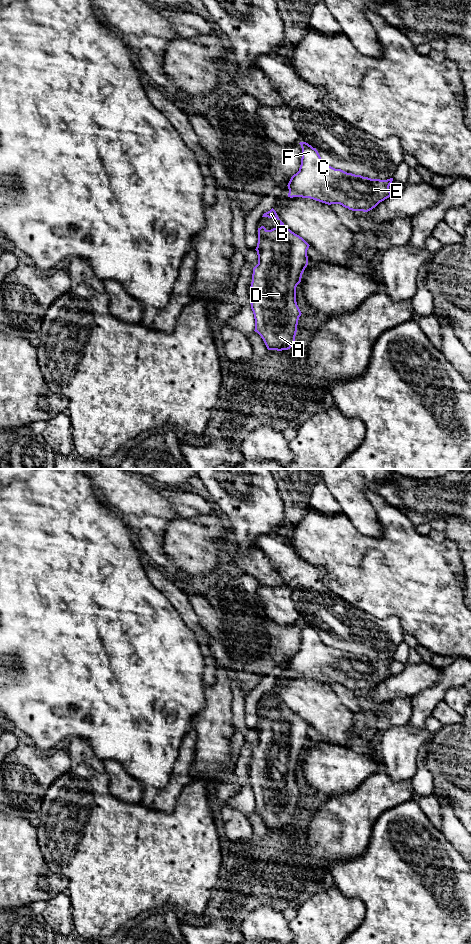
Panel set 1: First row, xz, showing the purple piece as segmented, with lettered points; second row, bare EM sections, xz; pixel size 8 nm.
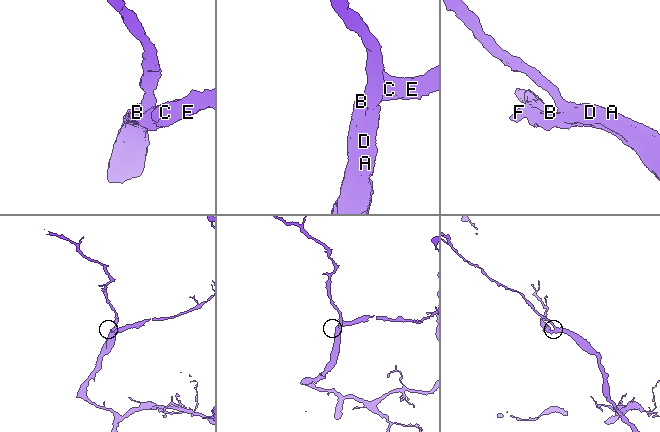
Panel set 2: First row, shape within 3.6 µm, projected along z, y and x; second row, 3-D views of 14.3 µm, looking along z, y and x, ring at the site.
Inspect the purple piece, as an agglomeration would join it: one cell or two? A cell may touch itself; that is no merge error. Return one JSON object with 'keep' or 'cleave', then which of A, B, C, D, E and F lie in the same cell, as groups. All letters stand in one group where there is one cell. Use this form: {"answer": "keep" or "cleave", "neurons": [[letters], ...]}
{"answer": "keep", "neurons": [["A", "B", "C", "D", "E", "F"]]}

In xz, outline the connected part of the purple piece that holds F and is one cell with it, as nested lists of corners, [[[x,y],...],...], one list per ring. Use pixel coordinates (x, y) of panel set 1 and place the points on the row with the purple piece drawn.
[[[306,142],[299,144],[302,148],[301,165],[299,171],[291,177],[287,185],[288,197],[310,198],[328,205],[340,204],[352,211],[368,212],[393,195],[389,190],[393,178],[387,180],[371,179],[335,169],[322,161],[316,148]]]

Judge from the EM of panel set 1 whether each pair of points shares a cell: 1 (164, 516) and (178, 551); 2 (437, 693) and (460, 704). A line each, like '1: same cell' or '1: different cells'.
1: different cells
2: different cells

